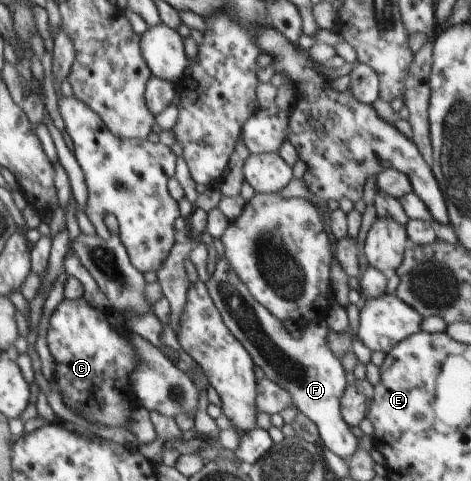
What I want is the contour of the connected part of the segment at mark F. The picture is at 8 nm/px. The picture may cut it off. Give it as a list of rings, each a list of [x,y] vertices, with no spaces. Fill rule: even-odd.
[[[217,259],[214,273],[205,283],[214,306],[218,309],[224,325],[242,347],[250,353],[254,365],[260,367],[266,379],[280,384],[292,397],[292,406],[315,423],[320,433],[320,446],[329,453],[339,456],[348,462],[356,453],[357,438],[354,437],[340,413],[340,399],[346,389],[346,371],[341,360],[330,351],[326,335],[328,325],[325,319],[309,324],[299,339],[291,337],[282,321],[276,319],[266,307],[262,307],[246,285],[234,275],[226,259]]]

